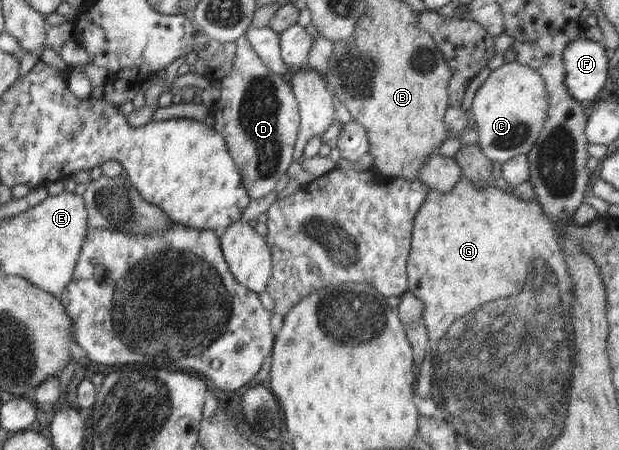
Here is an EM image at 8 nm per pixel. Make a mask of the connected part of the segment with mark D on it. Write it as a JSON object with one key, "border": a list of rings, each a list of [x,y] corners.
{"border":[[[245,35],[234,43],[235,62],[221,80],[221,97],[217,100],[217,108],[224,113],[213,113],[215,121],[212,127],[225,139],[242,184],[250,200],[256,202],[275,190],[277,180],[294,161],[293,148],[298,137],[300,112],[289,80],[263,64]]]}

